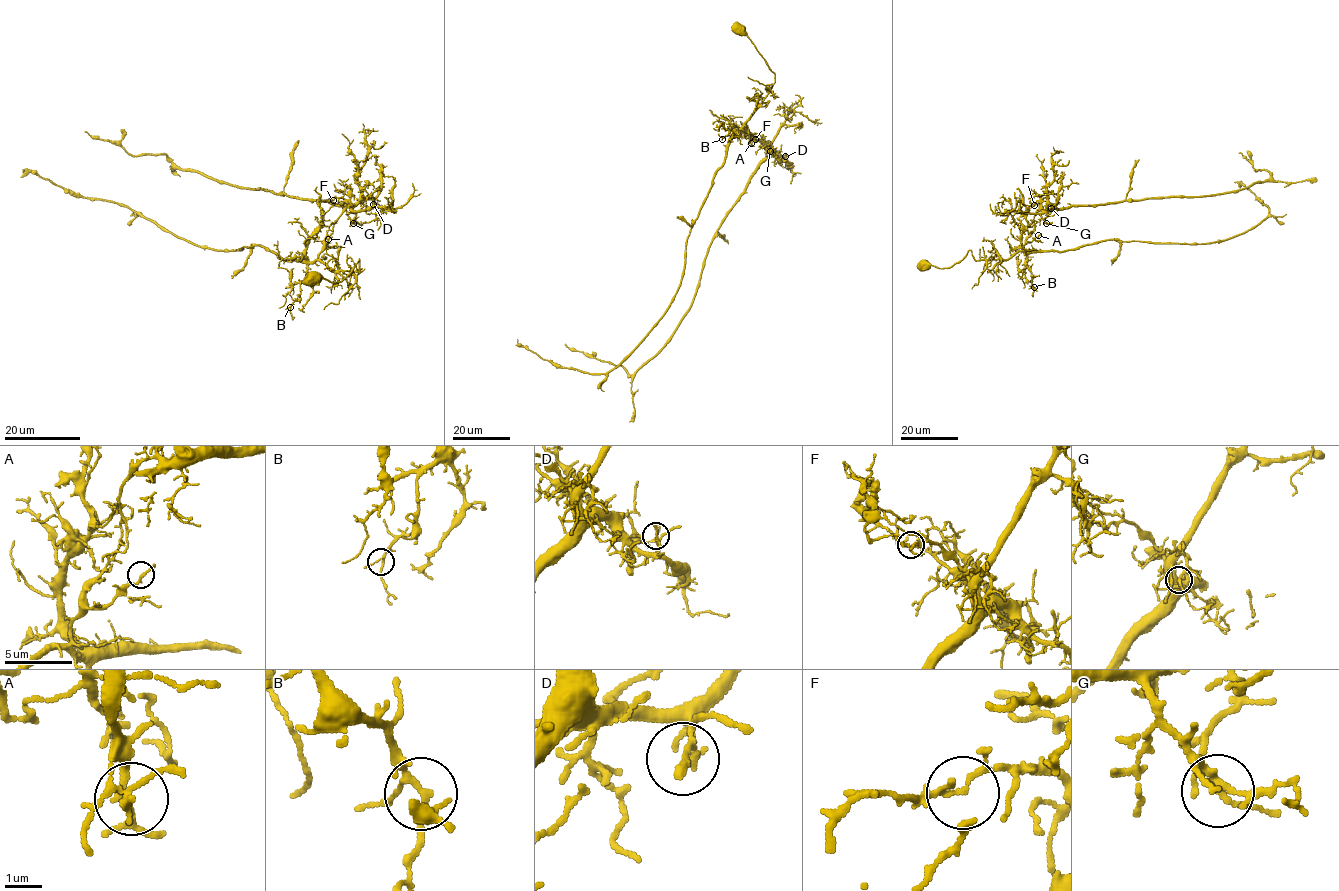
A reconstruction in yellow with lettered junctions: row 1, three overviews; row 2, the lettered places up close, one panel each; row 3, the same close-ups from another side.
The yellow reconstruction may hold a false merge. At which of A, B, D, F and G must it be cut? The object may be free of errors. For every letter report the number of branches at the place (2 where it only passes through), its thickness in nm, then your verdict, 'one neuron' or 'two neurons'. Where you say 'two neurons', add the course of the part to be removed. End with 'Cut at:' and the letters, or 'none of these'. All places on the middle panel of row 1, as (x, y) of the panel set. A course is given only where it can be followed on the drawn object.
A: 3 | 150 nm | one neuron
B: 3 | 150 nm | one neuron
D: 3 | 140 nm | one neuron
F: 4 | 120 nm | two neurons | (755, 139), (767, 146), (768, 157), (716, 231), (691, 307), (667, 342), (630, 375), (623, 366), (565, 343)
G: 4 | 150 nm | one neuron
Cut at: F

